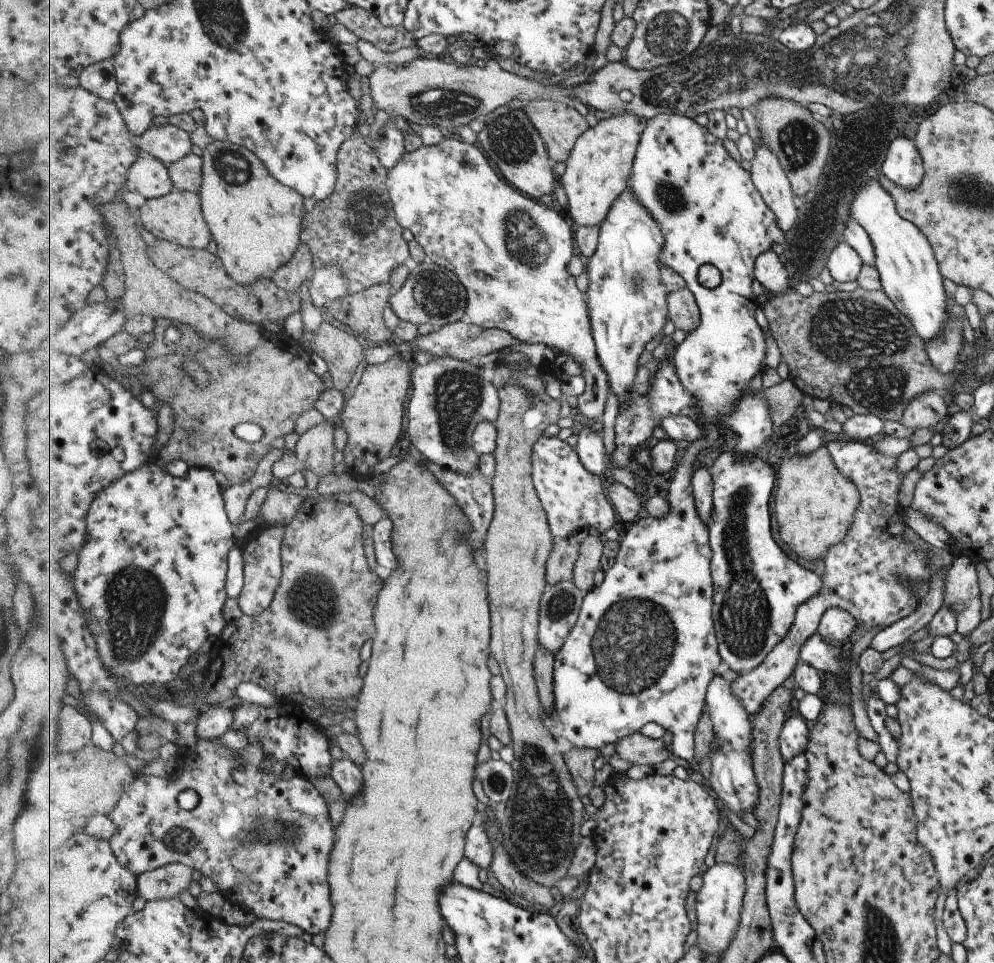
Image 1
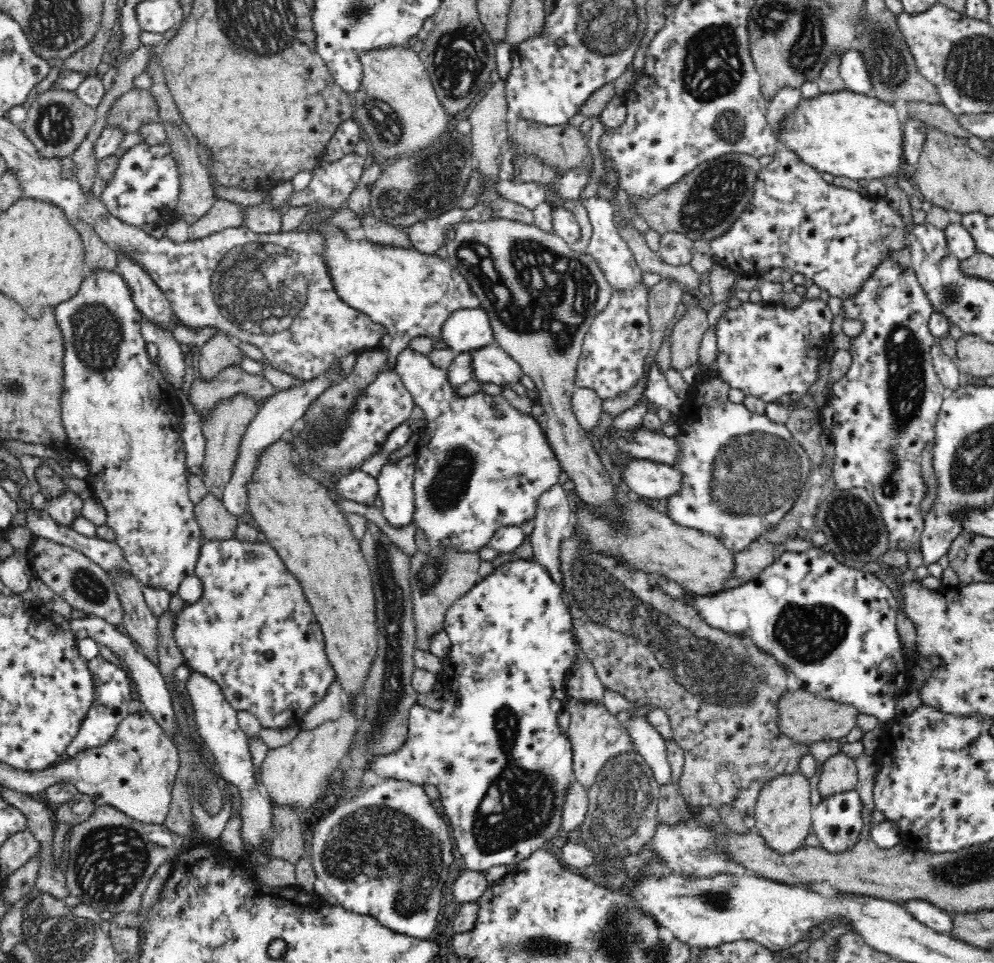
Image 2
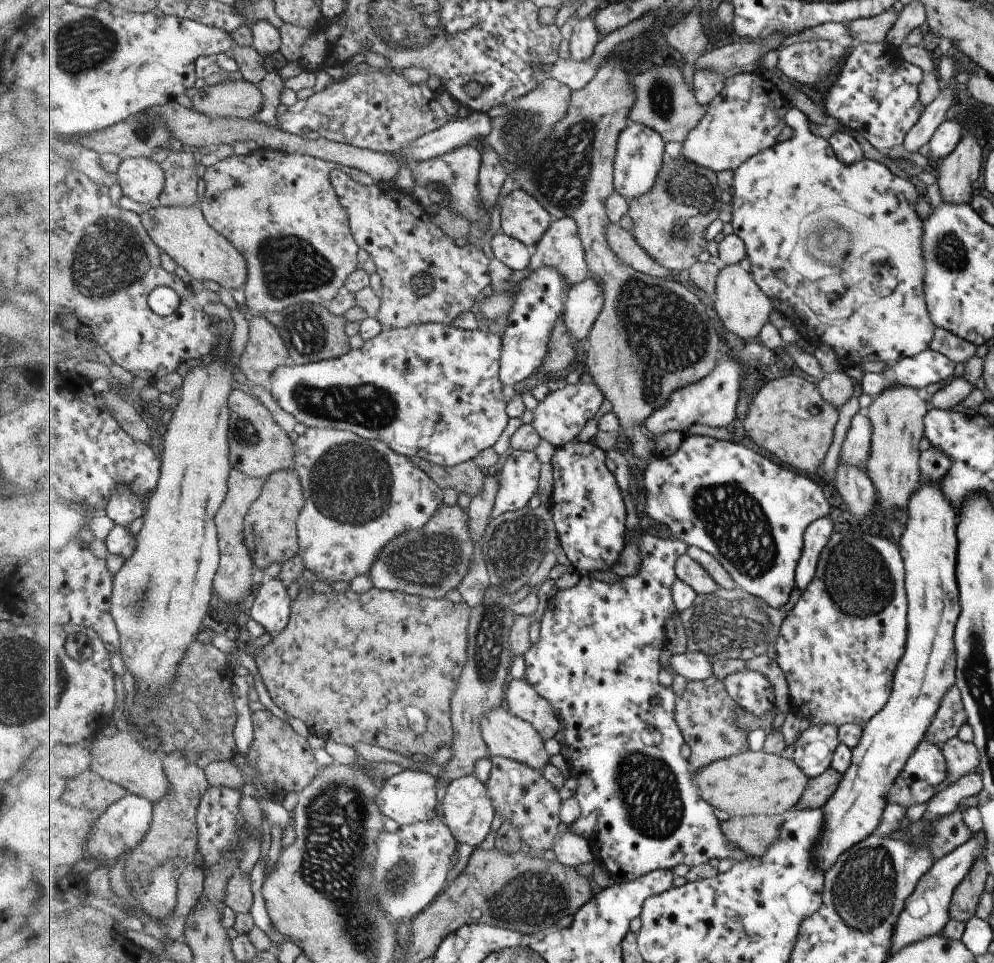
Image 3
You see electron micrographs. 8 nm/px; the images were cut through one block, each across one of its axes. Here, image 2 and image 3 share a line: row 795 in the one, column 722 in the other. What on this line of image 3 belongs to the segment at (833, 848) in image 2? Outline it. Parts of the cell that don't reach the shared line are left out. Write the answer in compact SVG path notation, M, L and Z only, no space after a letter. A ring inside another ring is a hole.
M643 533L640 536L642 564L639 572L627 577L617 576L616 578L611 578L611 574L599 574L599 578L595 578L595 574L583 574L577 586L558 590L557 594L551 597L547 603L541 618L539 641L532 645L524 655L526 666L524 678L542 698L551 704L555 711L558 711L560 724L563 727L564 744L569 757L571 757L569 759L571 778L578 783L575 796L581 806L582 814L575 823L569 826L568 830L583 836L590 843L594 857L600 859L616 884L638 880L660 869L673 870L679 864L688 865L691 868L694 865L705 865L713 858L719 860L729 858L734 860L733 862L751 858L726 840L726 836L722 832L722 824L713 812L714 807L703 800L702 791L694 778L694 773L690 770L689 759L681 754L681 748L683 748L683 744L686 744L686 740L676 722L676 706L679 698L673 688L664 686L659 679L662 670L659 660L661 660L661 654L664 654L664 647L667 647L667 622L673 619L678 612L673 594L674 585L679 580L677 564L679 558L683 557L687 550L688 545L681 540L663 540L653 534Z

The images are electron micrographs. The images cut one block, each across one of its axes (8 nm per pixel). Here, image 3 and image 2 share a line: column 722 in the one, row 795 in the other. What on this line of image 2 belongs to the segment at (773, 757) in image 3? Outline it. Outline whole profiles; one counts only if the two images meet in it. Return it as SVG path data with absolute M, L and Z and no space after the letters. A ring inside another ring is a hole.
M798 771L792 776L779 776L778 779L762 788L753 814L756 820L755 827L766 846L772 848L772 851L778 855L790 855L803 846L804 838L808 836L811 829L813 806L810 803L810 797L810 783Z

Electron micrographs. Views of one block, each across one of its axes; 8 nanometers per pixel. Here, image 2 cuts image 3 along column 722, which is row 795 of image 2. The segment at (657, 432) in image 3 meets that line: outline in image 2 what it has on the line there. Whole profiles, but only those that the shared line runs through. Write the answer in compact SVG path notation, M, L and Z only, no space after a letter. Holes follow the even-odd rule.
M386 779L371 782L368 788L361 793L357 793L350 799L344 799L337 805L333 811L330 811L324 818L318 821L312 838L312 859L311 864L315 870L317 878L322 879L326 885L326 890L334 895L338 905L345 909L350 909L355 913L373 916L378 922L390 928L394 932L403 935L413 936L417 939L428 939L436 926L436 916L440 910L440 900L442 900L442 890L444 883L448 880L448 872L453 863L452 840L450 839L449 828L446 820L442 819L442 812L438 811L438 804L434 803L426 795L426 790L422 786L396 779Z

